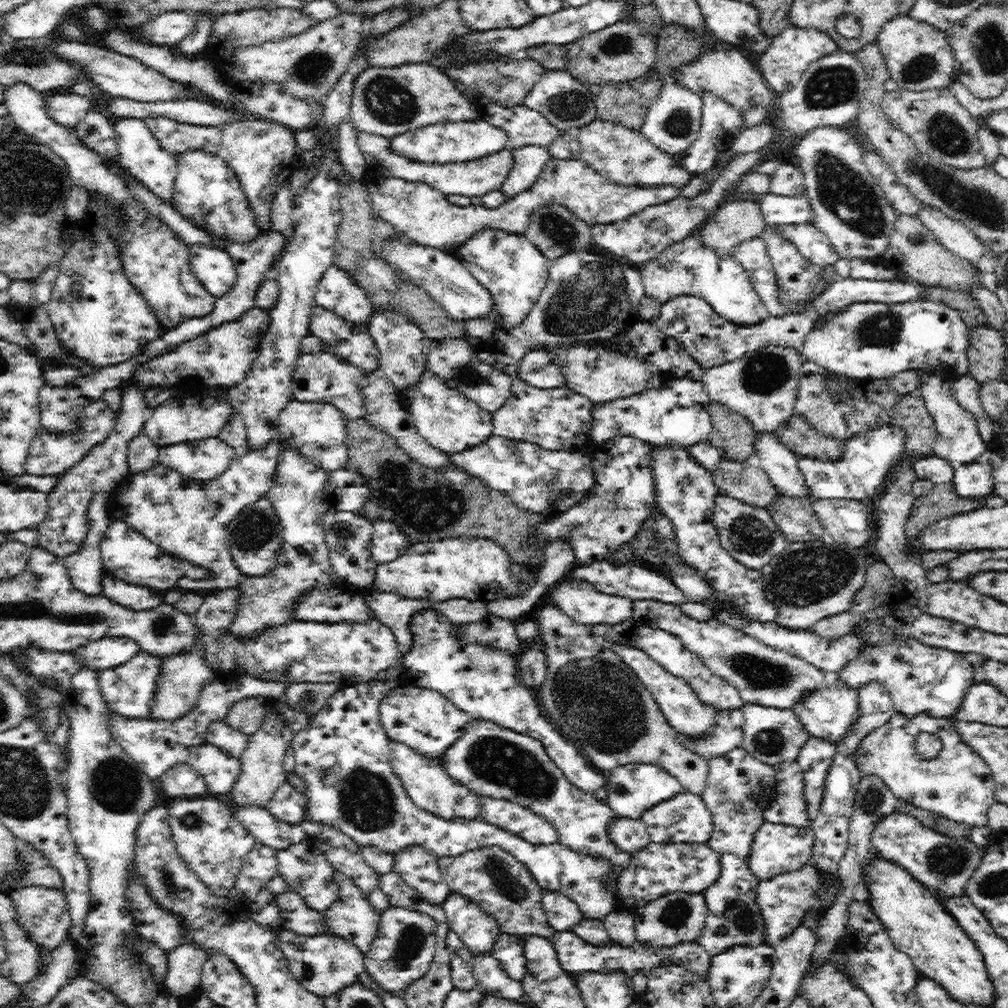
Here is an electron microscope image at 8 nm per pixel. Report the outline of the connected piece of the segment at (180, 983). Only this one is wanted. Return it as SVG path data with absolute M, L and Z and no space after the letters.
M184 943L167 952L167 975L164 985L168 994L188 997L199 992L202 967L209 956L199 946Z

